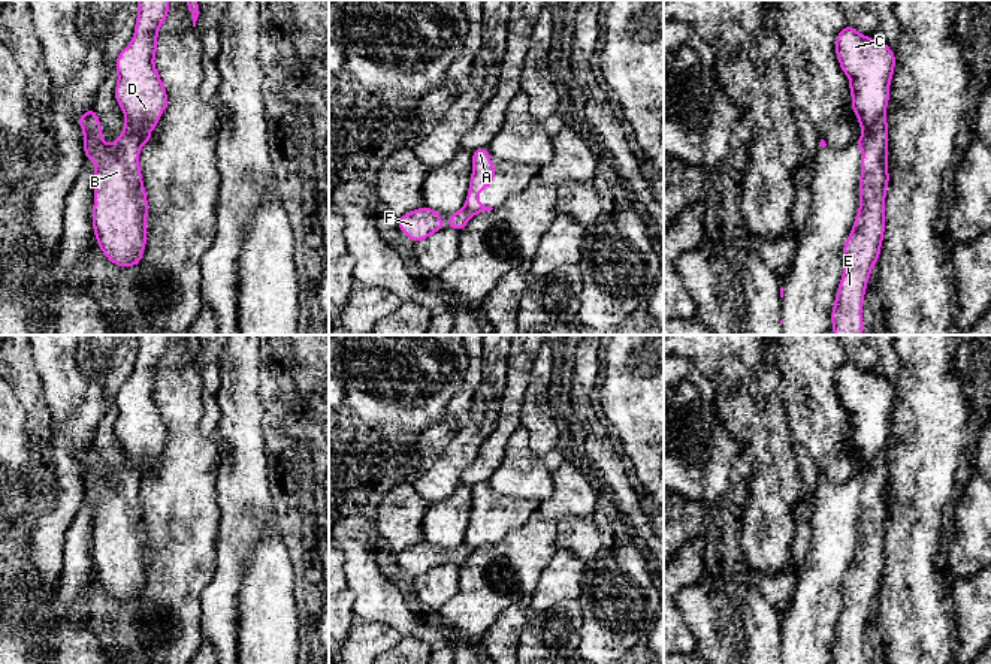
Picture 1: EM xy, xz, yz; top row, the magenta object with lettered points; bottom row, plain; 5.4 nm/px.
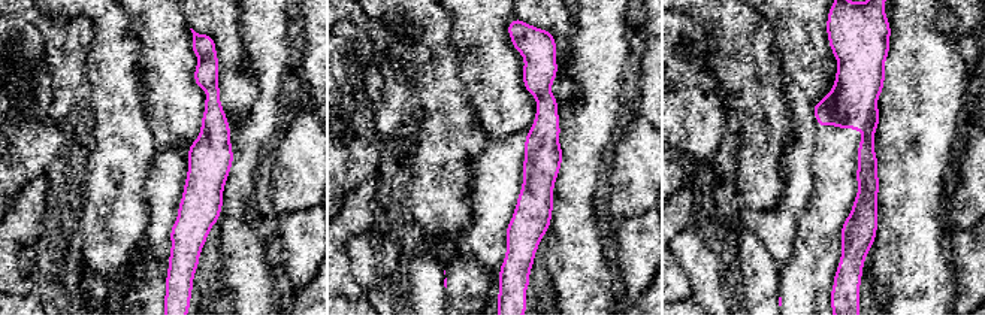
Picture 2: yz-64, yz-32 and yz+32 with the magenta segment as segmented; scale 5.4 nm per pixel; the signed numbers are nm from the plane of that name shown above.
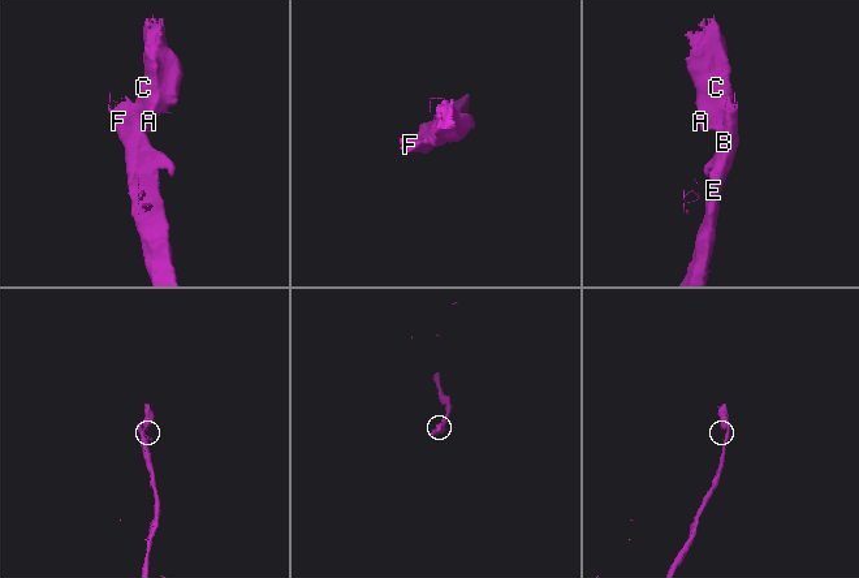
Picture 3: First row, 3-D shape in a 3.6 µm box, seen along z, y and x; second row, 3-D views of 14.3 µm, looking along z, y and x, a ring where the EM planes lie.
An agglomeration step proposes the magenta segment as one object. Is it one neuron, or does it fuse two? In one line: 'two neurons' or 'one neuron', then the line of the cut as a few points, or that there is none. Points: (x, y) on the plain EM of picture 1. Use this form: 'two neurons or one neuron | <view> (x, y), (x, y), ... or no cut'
two neurons | yz (884, 446), (870, 464), (863, 483)

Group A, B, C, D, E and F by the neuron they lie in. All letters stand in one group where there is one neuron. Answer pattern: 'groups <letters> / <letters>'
groups A C D / B E F

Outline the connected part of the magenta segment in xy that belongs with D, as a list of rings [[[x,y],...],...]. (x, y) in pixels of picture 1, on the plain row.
[[[138,335],[138,339],[135,371],[115,395],[118,417],[114,431],[126,453],[139,465],[141,477],[151,479],[152,473],[148,467],[155,465],[160,450],[169,438],[167,428],[154,401],[158,363],[169,350],[169,335]]]

